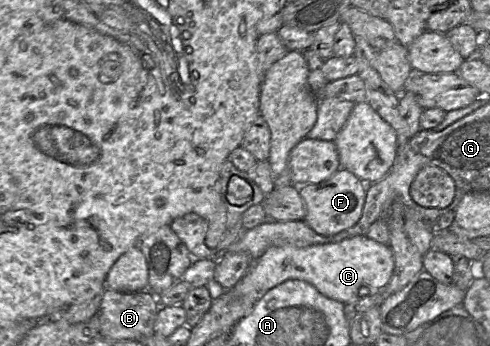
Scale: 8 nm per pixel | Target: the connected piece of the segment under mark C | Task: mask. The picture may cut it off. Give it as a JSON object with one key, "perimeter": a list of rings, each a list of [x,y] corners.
{"perimeter":[[[357,235],[336,243],[308,247],[271,246],[229,290],[237,297],[250,297],[258,301],[271,288],[286,280],[297,279],[313,285],[324,296],[347,304],[383,291],[393,271],[394,256],[390,246],[366,235]]]}

